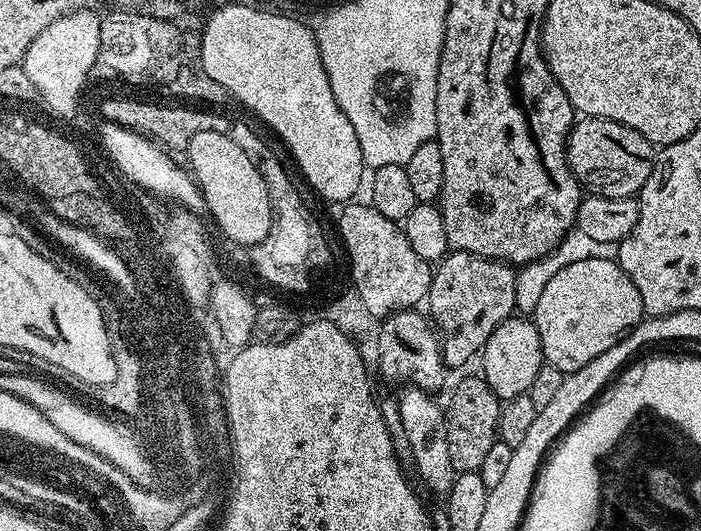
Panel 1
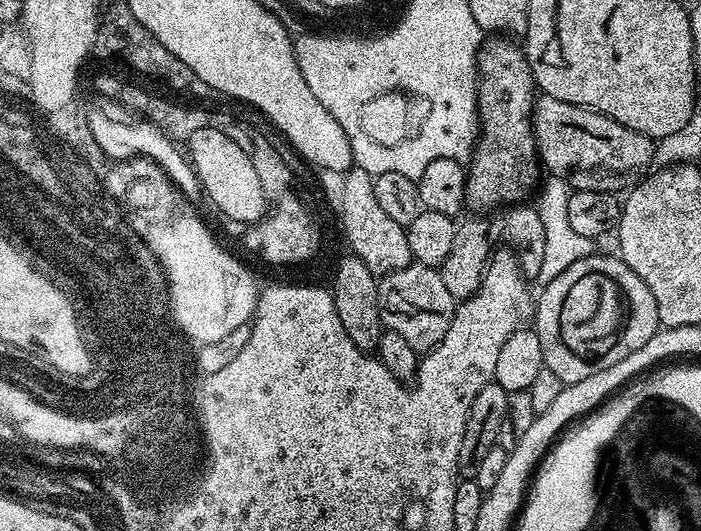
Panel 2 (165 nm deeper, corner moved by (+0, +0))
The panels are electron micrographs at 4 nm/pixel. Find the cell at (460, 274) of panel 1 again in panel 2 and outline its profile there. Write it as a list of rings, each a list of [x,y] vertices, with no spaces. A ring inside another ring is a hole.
[[[512,206],[505,212],[508,213],[501,218],[500,228],[488,220],[461,219],[457,223],[456,237],[451,246],[450,254],[446,258],[446,262],[442,262],[439,267],[442,282],[446,282],[446,290],[450,290],[450,294],[456,297],[457,301],[466,300],[479,290],[480,280],[484,276],[484,270],[488,267],[494,251],[493,245],[488,245],[488,239],[498,235],[499,232],[504,240],[520,240],[520,248],[518,247],[520,268],[524,271],[525,277],[536,278],[538,276],[545,254],[545,231],[542,228],[539,214],[532,206]]]

